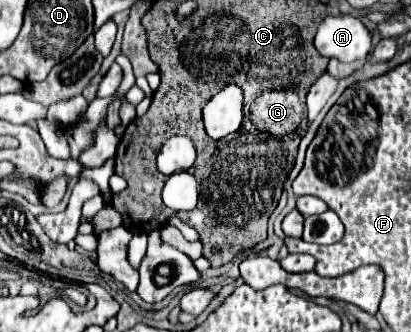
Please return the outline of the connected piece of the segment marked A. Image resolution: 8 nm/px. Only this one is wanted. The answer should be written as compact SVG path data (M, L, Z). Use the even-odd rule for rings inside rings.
M331 16L319 24L315 48L325 58L339 62L355 62L367 58L371 44L369 30L353 16Z

